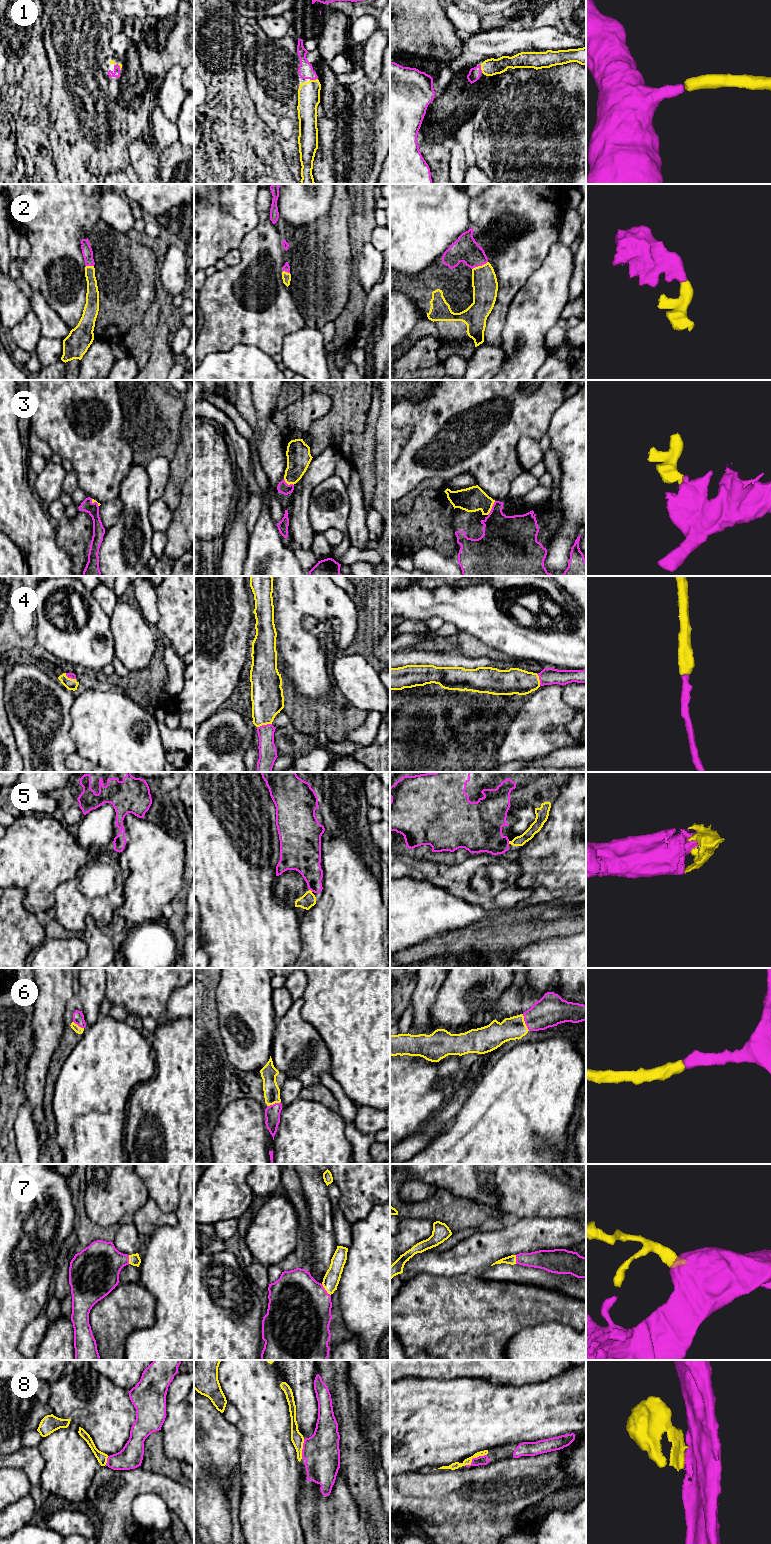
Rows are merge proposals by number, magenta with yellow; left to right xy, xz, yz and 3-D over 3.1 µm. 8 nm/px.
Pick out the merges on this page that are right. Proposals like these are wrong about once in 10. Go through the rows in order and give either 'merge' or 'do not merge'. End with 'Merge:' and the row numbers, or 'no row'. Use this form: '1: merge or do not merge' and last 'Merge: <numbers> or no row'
1: merge
2: merge
3: merge
4: merge
5: merge
6: merge
7: merge
8: merge
Merge: 1, 2, 3, 4, 5, 6, 7, 8

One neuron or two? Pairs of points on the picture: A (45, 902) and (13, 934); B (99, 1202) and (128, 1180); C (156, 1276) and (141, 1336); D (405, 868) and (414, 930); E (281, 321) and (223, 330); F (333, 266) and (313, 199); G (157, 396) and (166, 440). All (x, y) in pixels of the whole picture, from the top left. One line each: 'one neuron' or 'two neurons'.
A: two neurons
B: one neuron
C: one neuron
D: two neurons
E: one neuron
F: two neurons
G: one neuron

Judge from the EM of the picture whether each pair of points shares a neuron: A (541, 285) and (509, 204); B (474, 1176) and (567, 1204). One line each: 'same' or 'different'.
A: different
B: same

